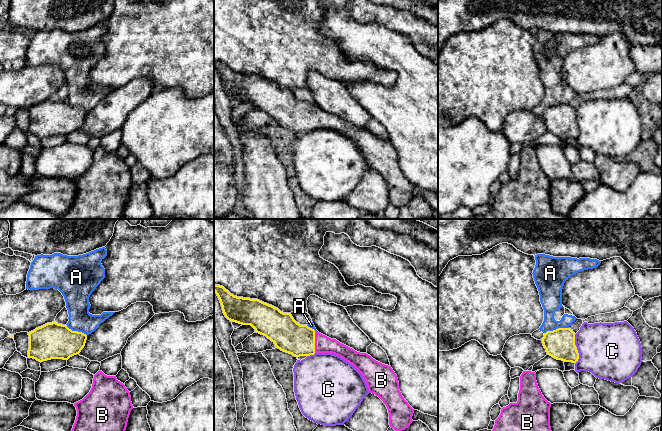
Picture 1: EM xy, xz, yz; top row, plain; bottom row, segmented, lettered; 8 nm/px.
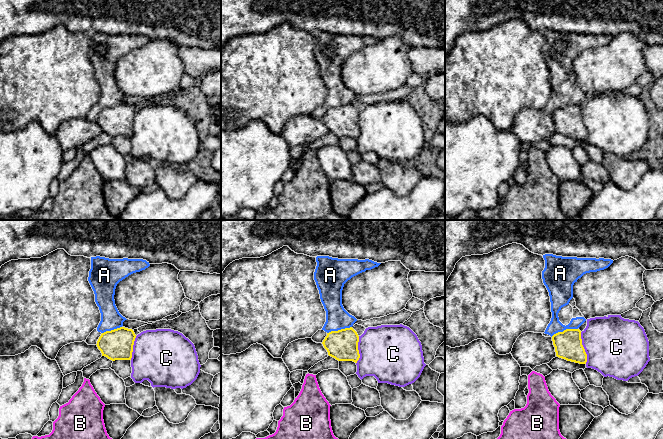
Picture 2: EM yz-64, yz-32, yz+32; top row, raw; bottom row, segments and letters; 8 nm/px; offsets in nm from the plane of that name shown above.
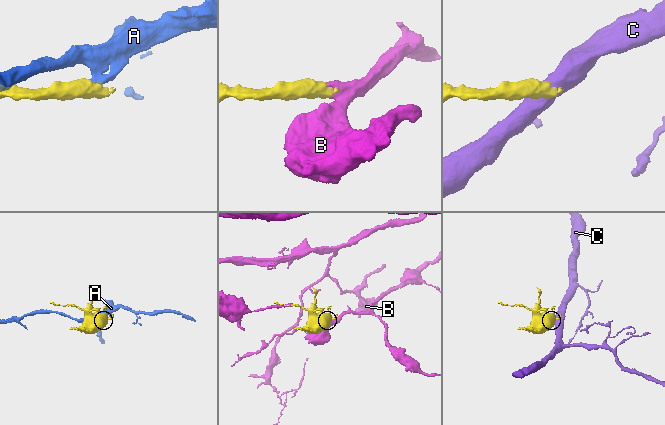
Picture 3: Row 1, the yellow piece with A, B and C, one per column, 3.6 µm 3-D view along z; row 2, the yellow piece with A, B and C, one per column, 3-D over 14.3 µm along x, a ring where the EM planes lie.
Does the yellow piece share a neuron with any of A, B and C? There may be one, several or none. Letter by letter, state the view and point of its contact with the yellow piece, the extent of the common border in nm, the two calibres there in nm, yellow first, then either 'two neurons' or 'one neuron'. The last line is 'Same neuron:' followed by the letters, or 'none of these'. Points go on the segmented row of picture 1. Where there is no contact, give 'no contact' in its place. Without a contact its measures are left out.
A: contact yz (556, 329); length 200 nm; calibres 240 and 180 nm; two neurons
B: contact xz (314, 342); length 180 nm; calibres 260 and 140 nm; one neuron
C: contact yz (576, 349); length 240 nm; calibres 240 and 440 nm; two neurons
Same neuron: B

